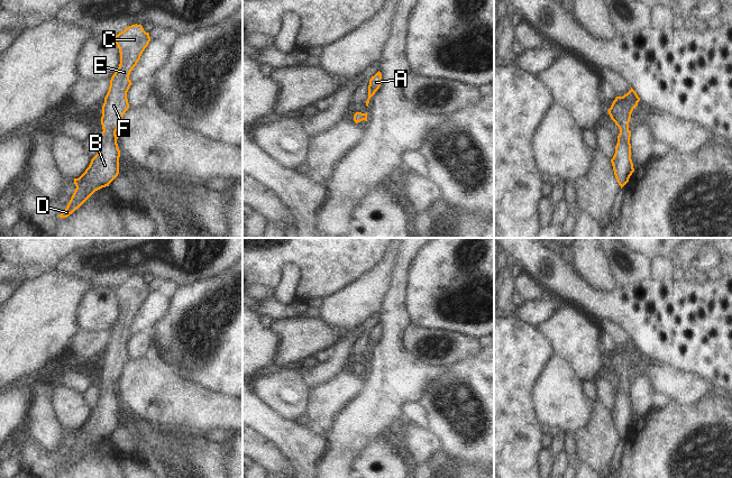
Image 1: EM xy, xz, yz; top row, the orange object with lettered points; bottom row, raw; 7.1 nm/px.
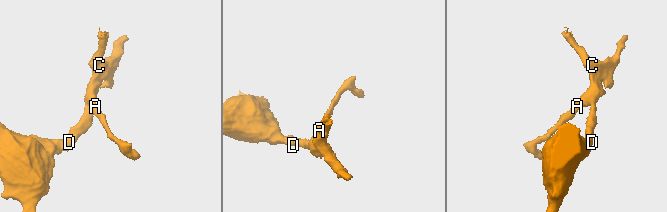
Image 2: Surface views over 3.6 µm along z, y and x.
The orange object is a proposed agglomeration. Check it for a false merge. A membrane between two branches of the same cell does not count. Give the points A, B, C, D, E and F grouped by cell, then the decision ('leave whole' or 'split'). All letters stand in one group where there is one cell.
A B C D E F | leave whole

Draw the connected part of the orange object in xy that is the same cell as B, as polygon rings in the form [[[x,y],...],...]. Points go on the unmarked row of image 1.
[[[136,275],[113,287],[113,291],[119,300],[120,315],[110,331],[109,342],[102,357],[103,383],[100,386],[100,398],[85,423],[79,430],[74,430],[76,440],[60,469],[67,469],[95,442],[109,438],[119,425],[120,402],[116,383],[129,360],[127,343],[132,335],[129,331],[130,323],[148,297],[150,288],[141,276]]]

